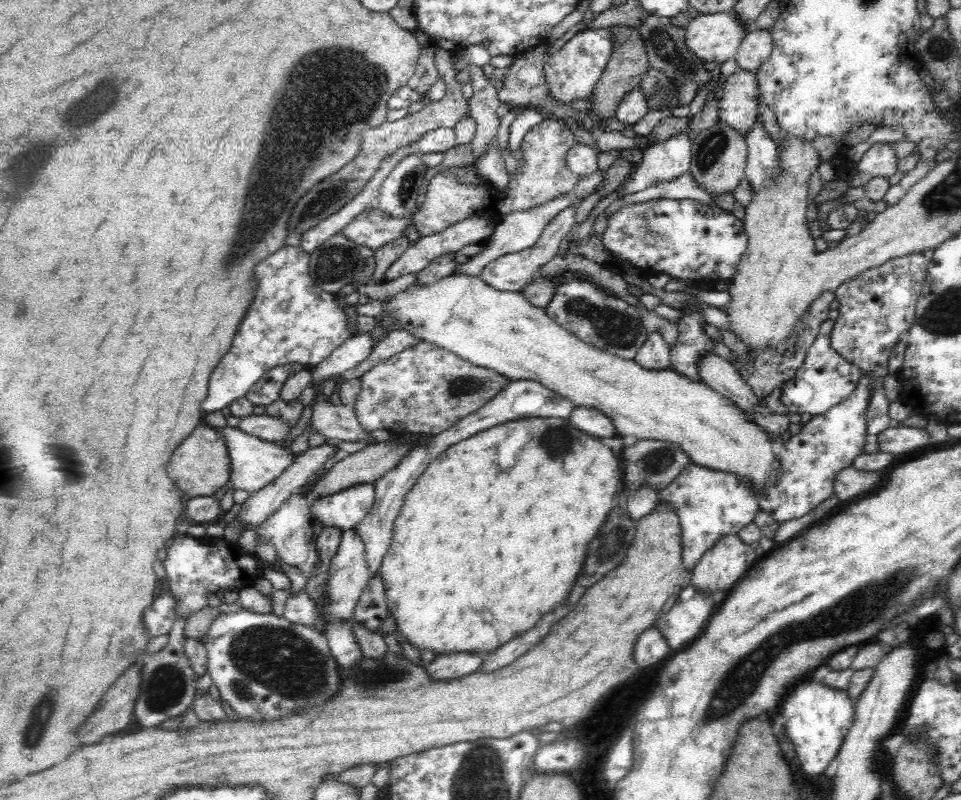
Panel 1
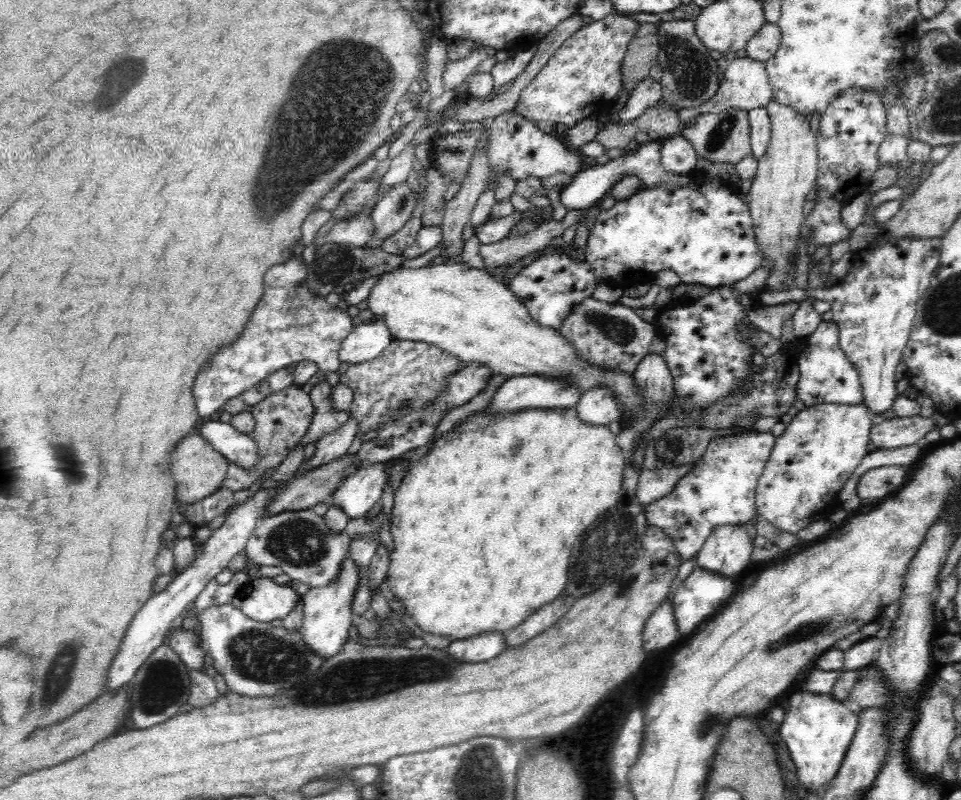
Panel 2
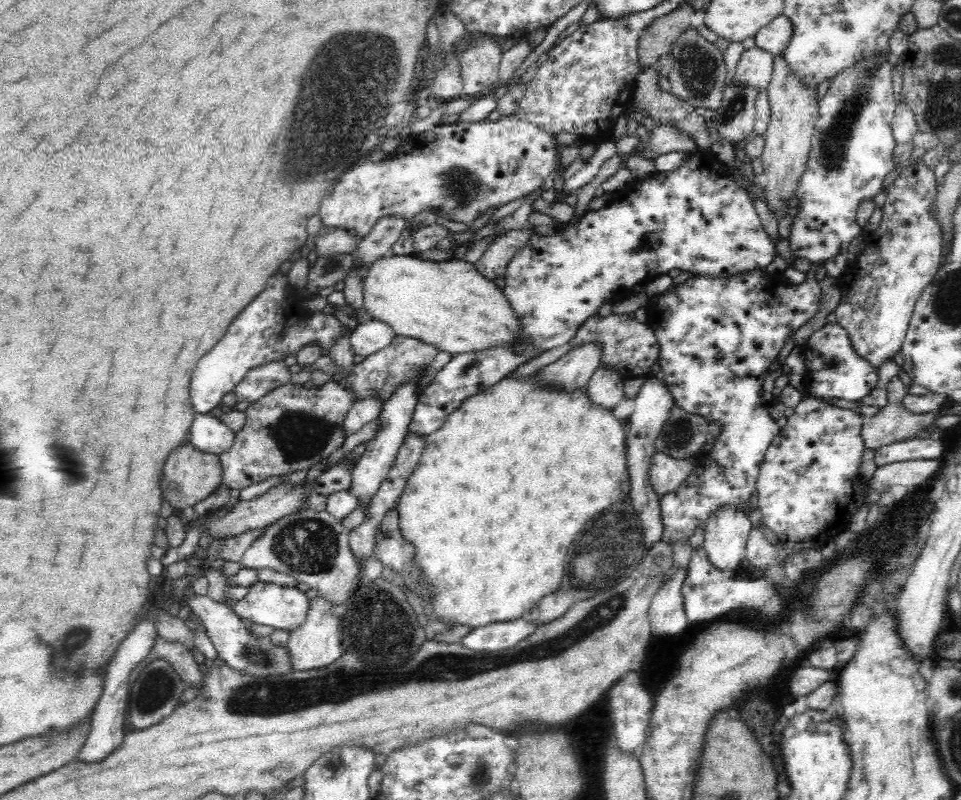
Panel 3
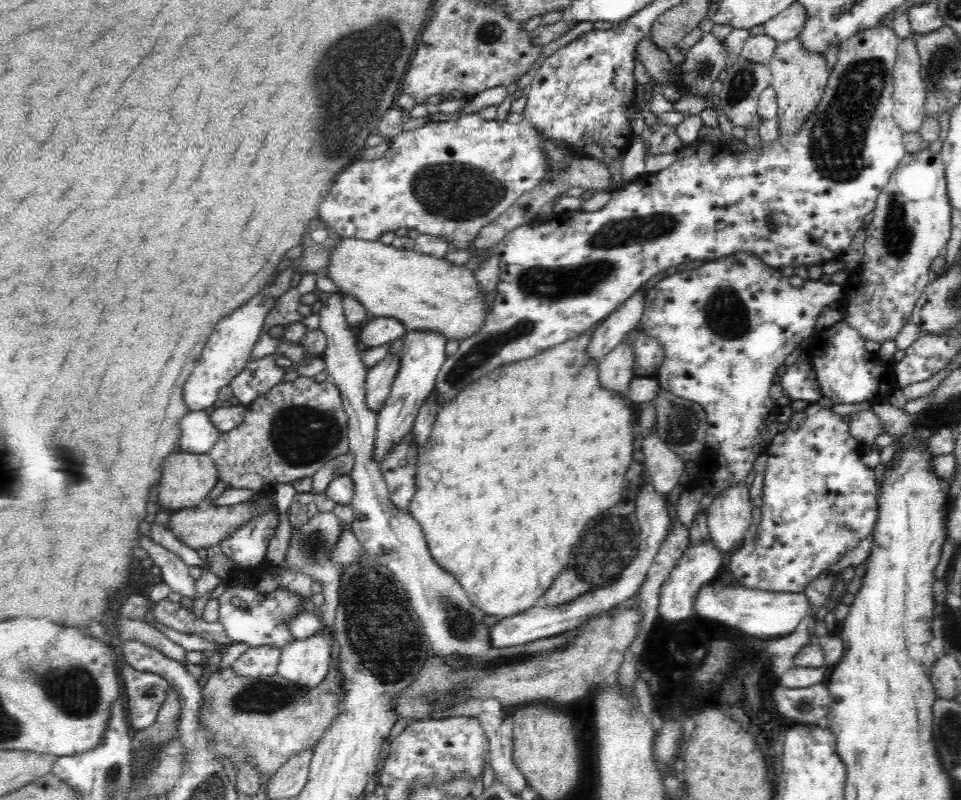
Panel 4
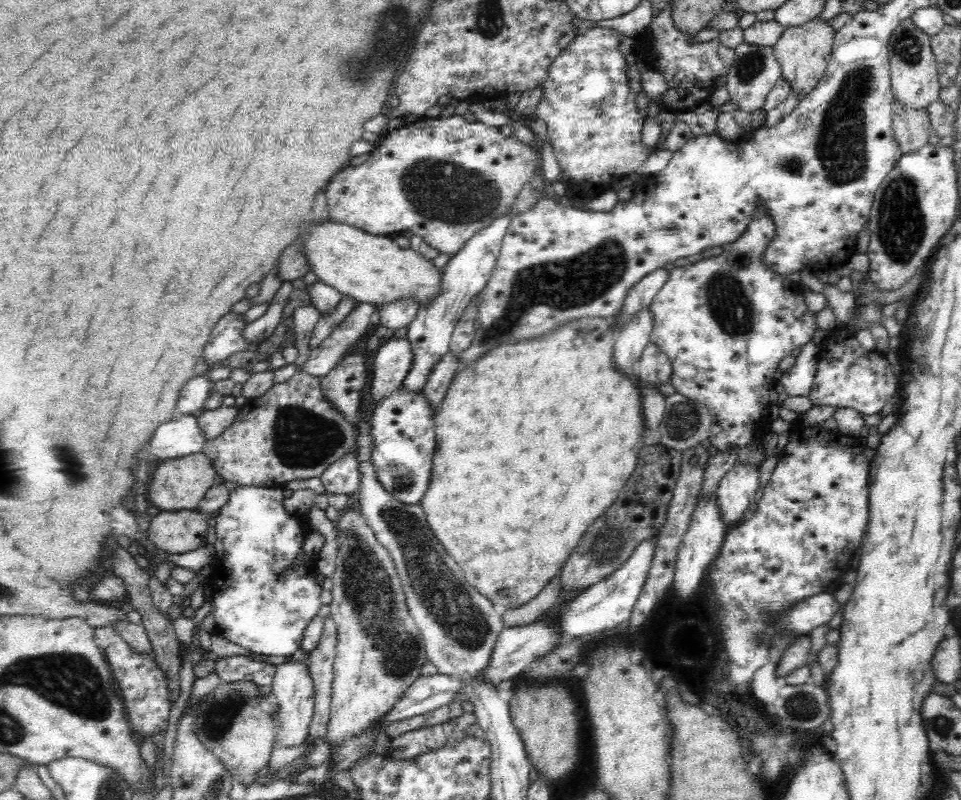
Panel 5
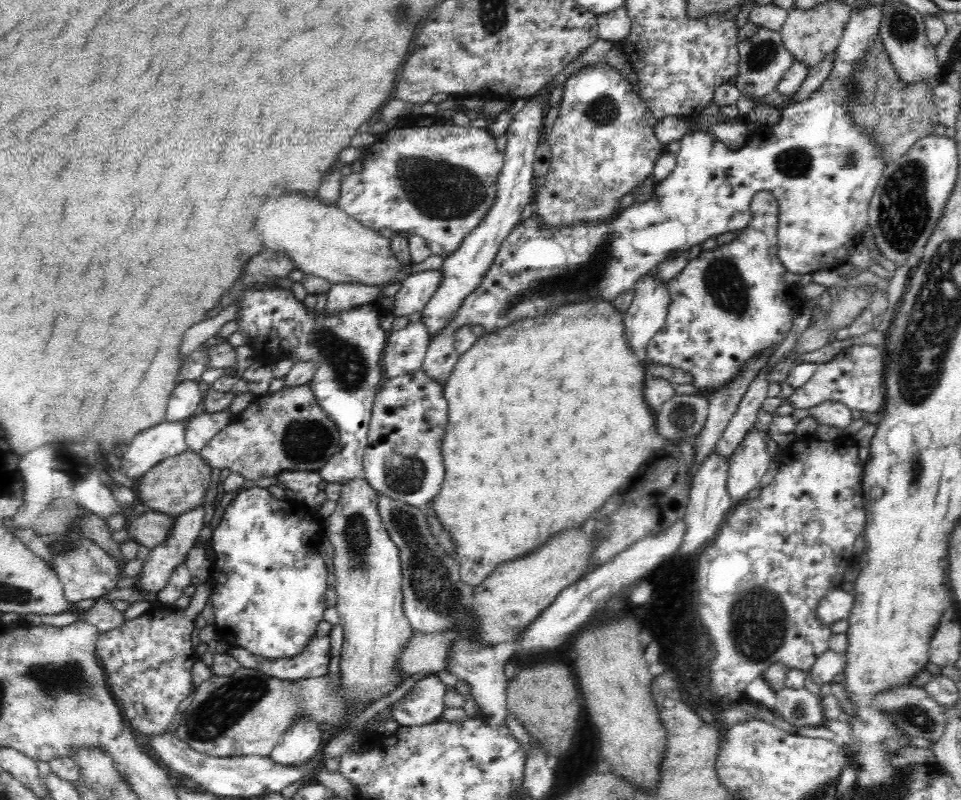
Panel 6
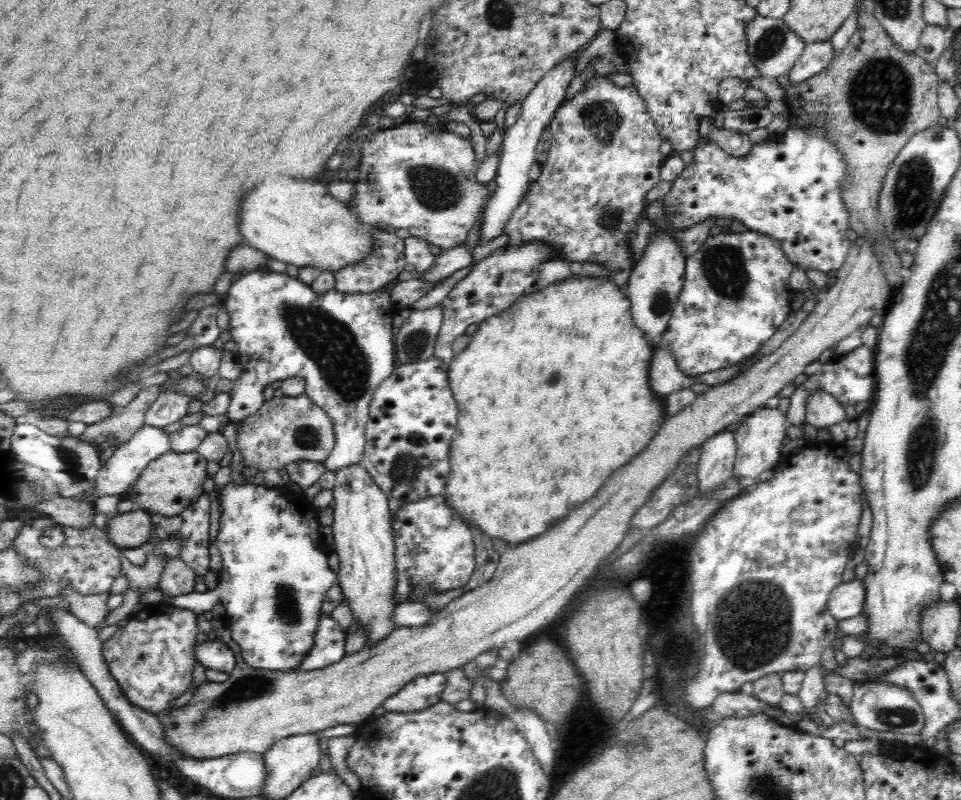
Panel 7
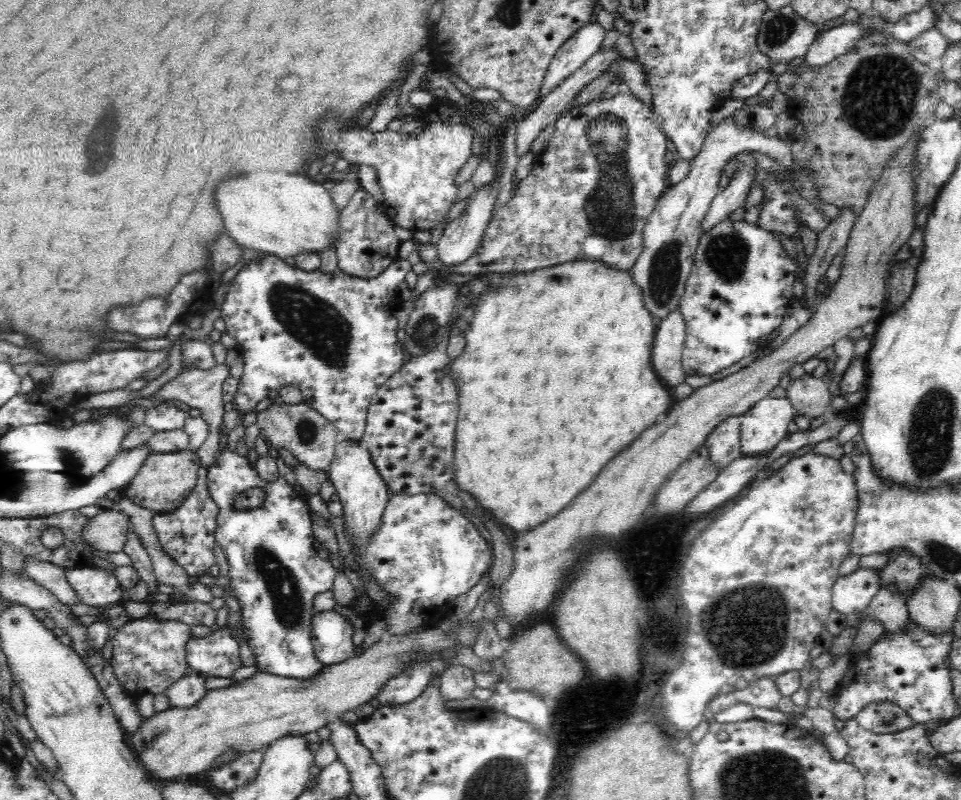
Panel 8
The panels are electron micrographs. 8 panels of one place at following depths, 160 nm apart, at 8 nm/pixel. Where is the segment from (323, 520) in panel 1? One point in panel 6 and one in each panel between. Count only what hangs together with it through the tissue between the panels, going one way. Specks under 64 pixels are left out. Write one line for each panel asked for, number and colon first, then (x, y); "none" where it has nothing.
2: (358, 493)
3: (368, 472)
4: (423, 352)
5: (468, 271)
6: (462, 272)

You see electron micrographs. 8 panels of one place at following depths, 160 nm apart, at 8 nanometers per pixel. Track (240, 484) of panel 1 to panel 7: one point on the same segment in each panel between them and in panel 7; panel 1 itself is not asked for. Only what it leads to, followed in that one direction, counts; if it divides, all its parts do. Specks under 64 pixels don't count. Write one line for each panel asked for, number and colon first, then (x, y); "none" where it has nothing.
2: (239, 448)
3: (208, 433)
4: (198, 436)
5: (181, 436)
6: (167, 439)
7: (120, 472)

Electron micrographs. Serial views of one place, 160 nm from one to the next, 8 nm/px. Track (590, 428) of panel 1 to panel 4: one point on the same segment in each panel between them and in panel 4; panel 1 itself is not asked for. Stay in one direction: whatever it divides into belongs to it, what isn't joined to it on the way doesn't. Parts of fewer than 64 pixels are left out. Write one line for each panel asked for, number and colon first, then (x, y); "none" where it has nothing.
2: (597, 407)
3: (605, 388)
4: (615, 370)

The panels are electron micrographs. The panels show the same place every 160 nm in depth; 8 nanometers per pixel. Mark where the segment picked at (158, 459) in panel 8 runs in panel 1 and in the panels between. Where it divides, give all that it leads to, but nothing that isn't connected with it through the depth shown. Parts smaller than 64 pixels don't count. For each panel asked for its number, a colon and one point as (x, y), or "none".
1: (200, 466)
2: (198, 469)
3: (190, 475)
4: (187, 478)
5: (180, 483)
6: (176, 484)
7: (171, 483)

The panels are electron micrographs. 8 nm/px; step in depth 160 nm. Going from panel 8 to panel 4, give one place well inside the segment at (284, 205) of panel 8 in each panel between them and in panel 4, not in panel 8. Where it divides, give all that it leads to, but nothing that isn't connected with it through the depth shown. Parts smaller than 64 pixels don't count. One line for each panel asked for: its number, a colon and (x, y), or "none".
4: (424, 293)
5: (369, 269)
6: (324, 242)
7: (297, 222)

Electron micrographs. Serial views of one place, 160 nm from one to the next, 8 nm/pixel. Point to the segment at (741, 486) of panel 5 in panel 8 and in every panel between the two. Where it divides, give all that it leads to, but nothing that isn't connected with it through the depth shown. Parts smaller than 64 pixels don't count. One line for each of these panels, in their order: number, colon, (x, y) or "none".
6: (749, 462)
7: (758, 440)
8: (766, 423)

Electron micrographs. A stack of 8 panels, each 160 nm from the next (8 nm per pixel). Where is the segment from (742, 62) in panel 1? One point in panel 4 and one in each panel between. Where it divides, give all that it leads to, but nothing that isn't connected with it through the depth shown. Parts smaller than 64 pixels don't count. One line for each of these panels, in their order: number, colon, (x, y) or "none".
2: (762, 46)
3: (773, 38)
4: (787, 24)

